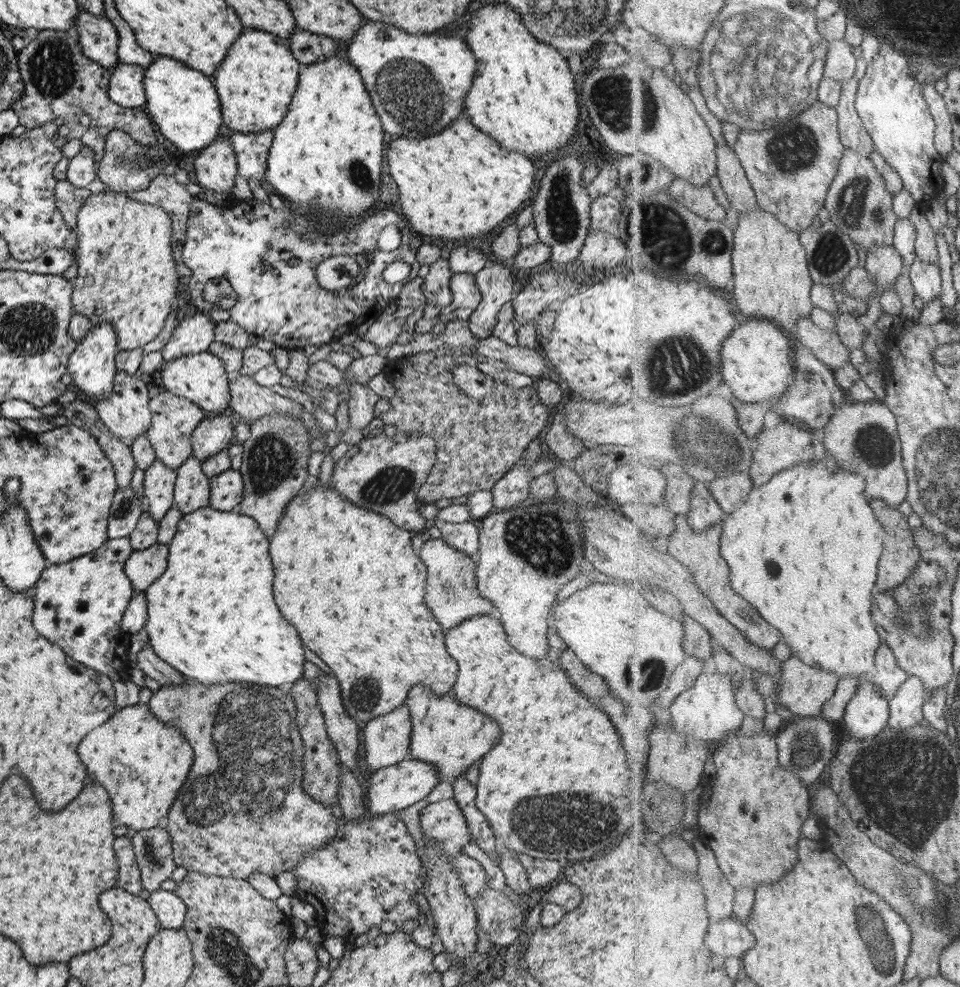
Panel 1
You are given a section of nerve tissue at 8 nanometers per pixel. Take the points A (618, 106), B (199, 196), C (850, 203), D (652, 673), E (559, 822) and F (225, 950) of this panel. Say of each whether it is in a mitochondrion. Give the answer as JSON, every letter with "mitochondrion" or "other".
{"A":"mitochondrion","B":"other","C":"mitochondrion","D":"mitochondrion","E":"mitochondrion","F":"mitochondrion"}

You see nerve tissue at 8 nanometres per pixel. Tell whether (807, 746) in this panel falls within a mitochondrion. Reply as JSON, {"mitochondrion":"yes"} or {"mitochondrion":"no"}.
{"mitochondrion":"yes"}

